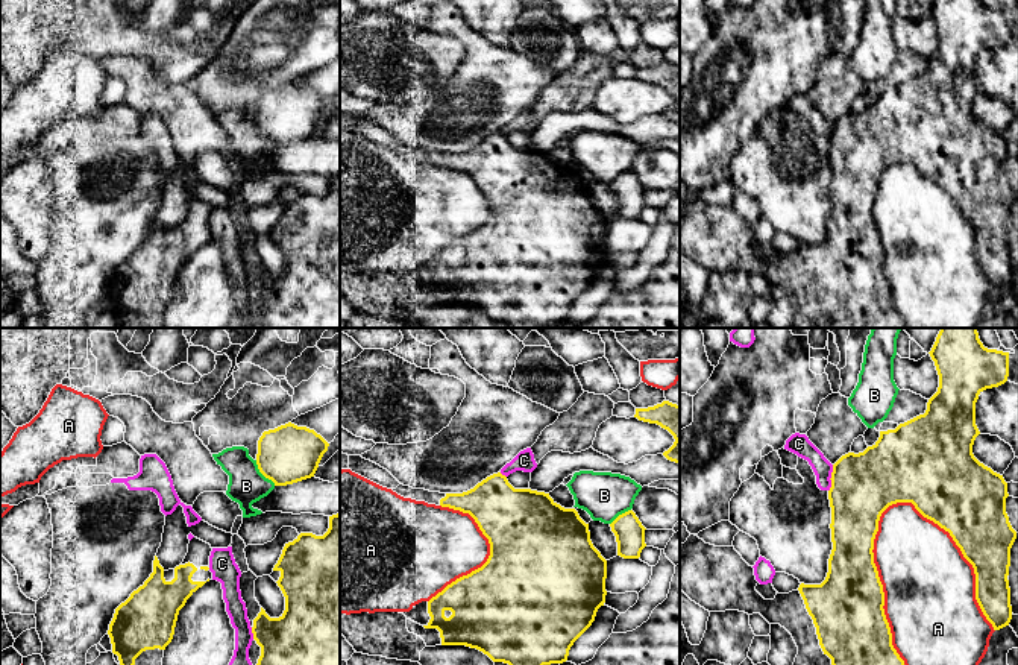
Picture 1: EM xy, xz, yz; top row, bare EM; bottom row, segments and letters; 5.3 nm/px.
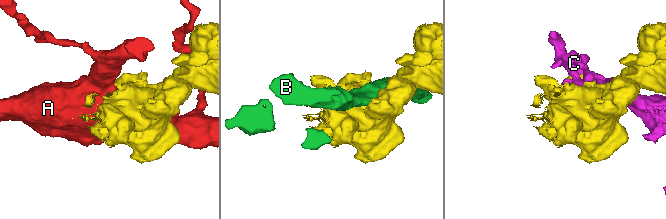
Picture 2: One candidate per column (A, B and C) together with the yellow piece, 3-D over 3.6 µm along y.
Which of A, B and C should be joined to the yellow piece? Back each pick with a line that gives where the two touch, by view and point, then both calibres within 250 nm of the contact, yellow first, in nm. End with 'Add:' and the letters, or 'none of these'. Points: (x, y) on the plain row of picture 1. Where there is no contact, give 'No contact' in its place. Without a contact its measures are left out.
Add: none of these

